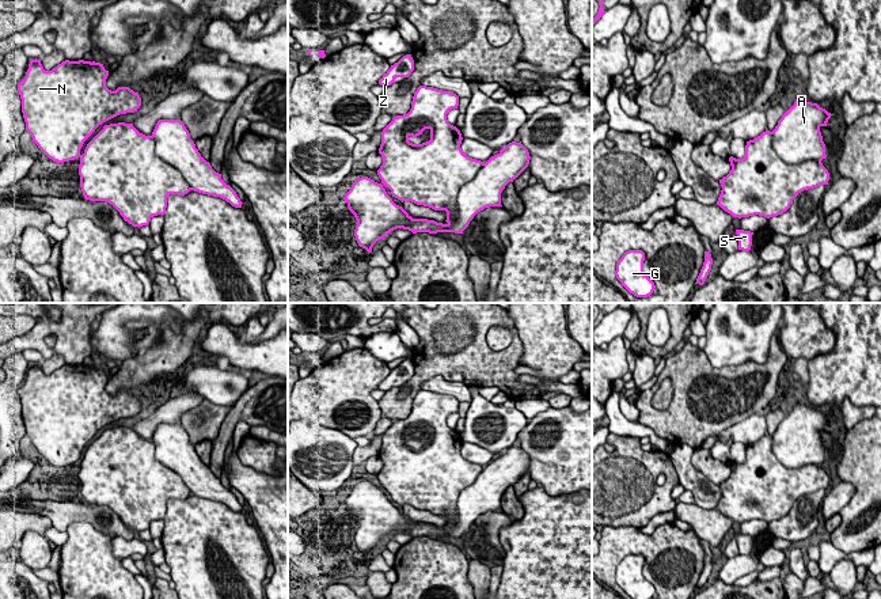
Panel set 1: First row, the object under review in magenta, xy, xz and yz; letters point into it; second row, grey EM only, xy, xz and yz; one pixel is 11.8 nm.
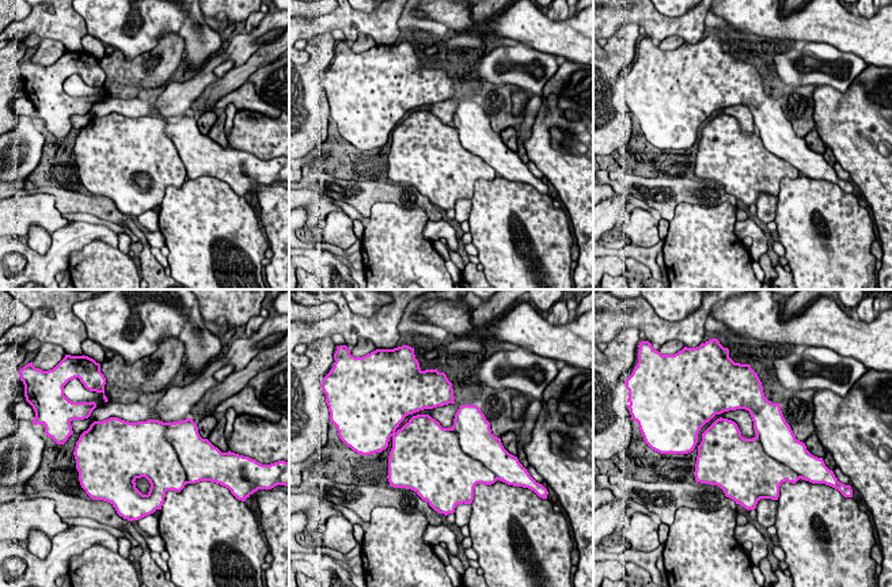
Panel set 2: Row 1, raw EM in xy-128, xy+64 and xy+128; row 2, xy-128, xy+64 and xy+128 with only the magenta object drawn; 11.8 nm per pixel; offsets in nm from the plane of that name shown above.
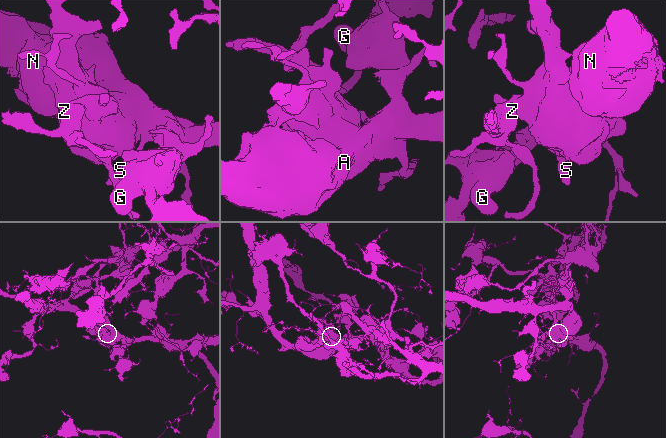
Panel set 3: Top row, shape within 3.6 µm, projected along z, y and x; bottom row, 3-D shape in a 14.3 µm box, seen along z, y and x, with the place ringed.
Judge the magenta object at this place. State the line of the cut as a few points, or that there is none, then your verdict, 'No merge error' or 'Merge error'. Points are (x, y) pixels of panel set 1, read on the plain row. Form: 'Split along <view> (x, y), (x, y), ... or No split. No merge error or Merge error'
Split along yz (770, 436), (773, 454), (783, 465), (789, 467), (820, 466). Merge error

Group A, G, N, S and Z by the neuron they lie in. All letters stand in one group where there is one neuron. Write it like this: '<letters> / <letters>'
A G N S / Z

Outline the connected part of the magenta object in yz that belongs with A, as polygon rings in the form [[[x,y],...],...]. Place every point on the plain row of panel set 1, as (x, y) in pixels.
[[[795,403],[771,436],[774,455],[789,469],[821,466],[827,459],[820,432],[827,431],[832,420],[817,407]]]

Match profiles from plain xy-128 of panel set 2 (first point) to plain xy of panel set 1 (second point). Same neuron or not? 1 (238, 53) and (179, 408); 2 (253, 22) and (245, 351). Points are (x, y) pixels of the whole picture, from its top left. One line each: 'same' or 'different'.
1: same
2: different

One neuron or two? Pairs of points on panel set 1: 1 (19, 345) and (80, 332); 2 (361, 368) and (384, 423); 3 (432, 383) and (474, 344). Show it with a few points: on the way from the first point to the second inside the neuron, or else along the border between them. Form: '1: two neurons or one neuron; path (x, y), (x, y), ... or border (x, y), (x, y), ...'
1: one neuron; path (34, 337), (42, 329), (65, 330)
2: two neurons; border (382, 416), (371, 433)
3: two neurons; border (420, 385), (433, 376), (443, 376), (467, 386)

